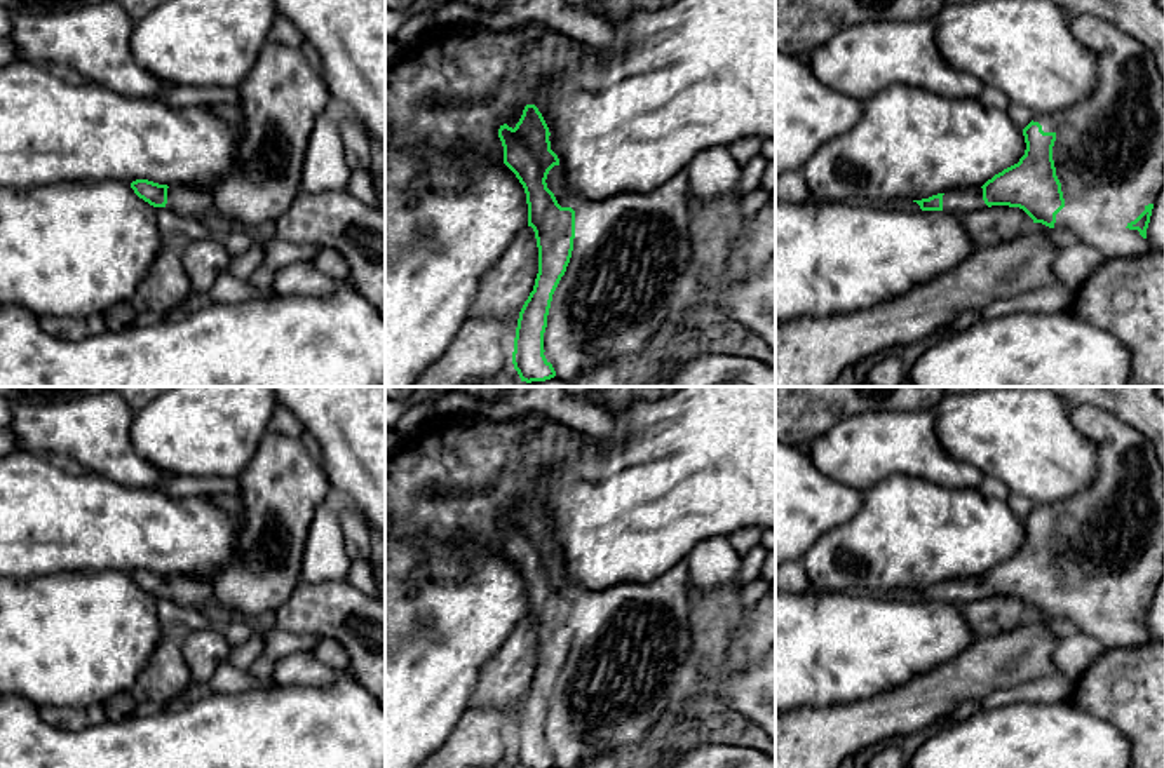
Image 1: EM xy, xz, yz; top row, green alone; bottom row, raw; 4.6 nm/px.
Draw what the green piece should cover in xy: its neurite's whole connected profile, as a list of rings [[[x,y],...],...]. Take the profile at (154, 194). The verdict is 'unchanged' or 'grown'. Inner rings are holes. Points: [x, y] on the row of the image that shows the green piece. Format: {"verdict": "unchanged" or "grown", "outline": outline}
{"verdict": "grown", "outline": [[[267,40],[237,89],[244,118],[237,125],[240,139],[233,169],[207,190],[136,179],[131,188],[139,199],[185,218],[200,218],[207,209],[214,209],[247,228],[277,221],[289,209],[301,190],[301,165],[312,127],[319,115],[333,110],[322,73],[307,61],[301,49]]]}

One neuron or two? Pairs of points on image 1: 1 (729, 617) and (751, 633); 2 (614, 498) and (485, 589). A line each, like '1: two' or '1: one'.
1: two
2: two

